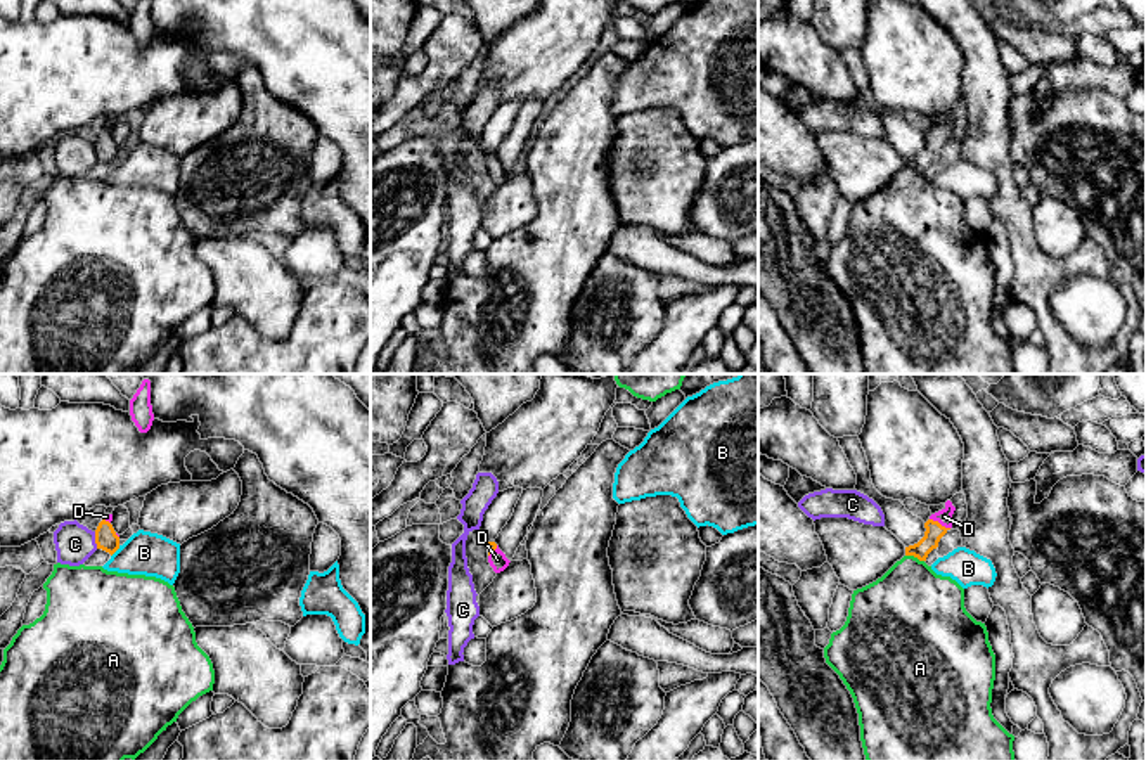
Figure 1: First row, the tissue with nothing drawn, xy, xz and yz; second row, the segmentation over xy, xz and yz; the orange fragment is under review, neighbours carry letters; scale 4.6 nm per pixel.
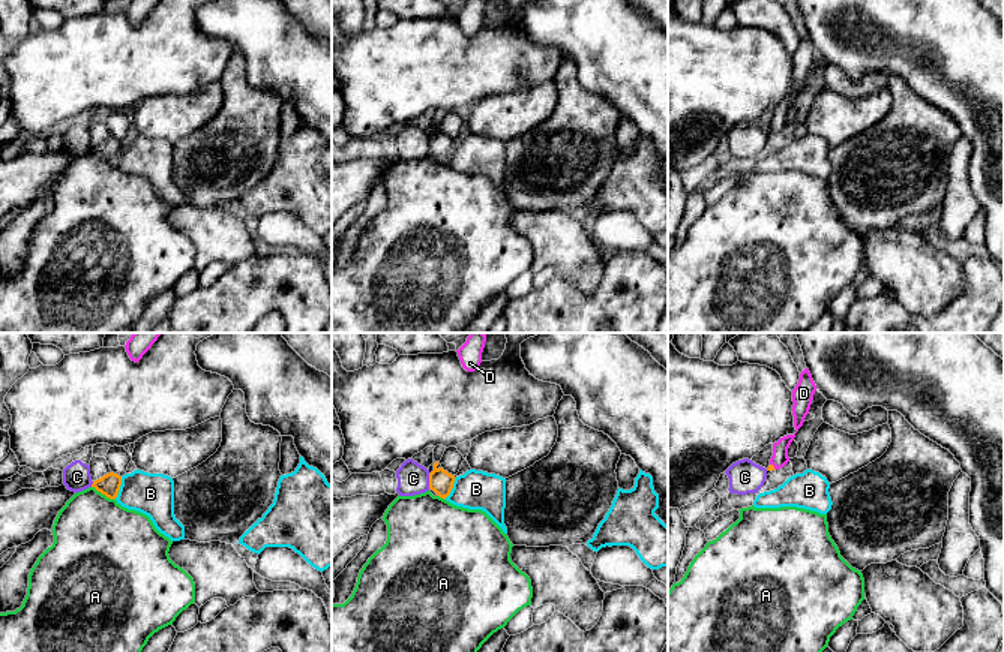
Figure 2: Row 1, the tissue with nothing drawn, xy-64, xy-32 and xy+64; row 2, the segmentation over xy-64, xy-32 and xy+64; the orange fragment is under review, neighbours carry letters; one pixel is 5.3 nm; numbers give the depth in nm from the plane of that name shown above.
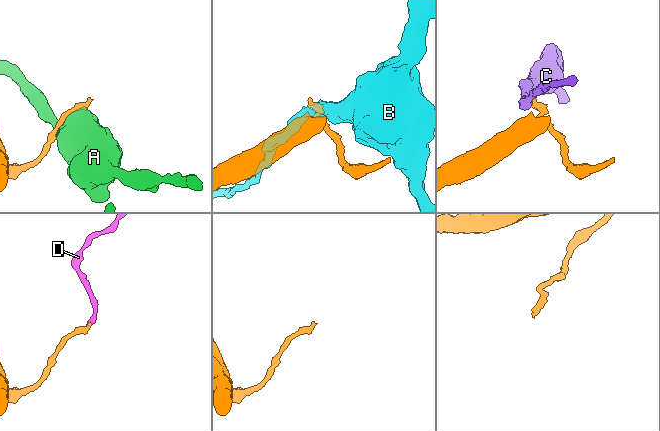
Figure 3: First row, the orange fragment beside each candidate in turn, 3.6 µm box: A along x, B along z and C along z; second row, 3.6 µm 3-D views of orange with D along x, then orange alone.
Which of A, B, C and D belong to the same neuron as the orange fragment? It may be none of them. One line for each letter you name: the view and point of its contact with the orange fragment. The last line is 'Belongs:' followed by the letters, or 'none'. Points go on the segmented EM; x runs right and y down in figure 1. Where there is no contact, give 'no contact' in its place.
D: yz (939, 523)
Belongs: D

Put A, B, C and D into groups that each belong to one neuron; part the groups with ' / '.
A / B / C / D

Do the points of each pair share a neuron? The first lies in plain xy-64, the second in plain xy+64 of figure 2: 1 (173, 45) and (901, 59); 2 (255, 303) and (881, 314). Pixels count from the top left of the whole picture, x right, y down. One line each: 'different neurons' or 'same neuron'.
1: different neurons
2: same neuron

